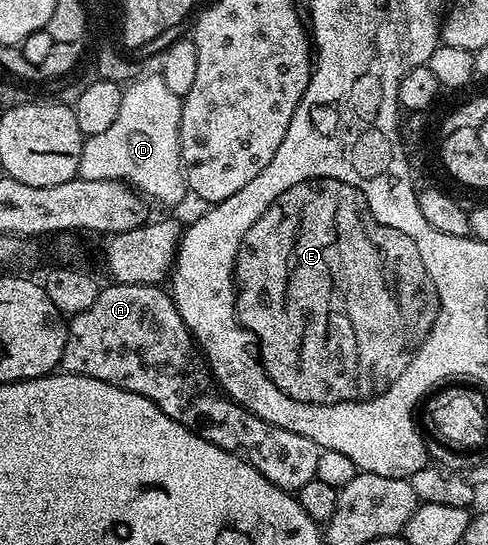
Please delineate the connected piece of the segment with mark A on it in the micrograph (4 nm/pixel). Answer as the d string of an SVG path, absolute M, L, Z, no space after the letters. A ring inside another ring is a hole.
M104 284L93 307L70 318L61 369L64 373L101 379L101 383L109 383L121 391L133 391L149 399L154 405L161 407L161 411L165 411L169 419L181 423L181 427L193 431L201 439L248 461L250 465L257 467L257 471L261 471L261 475L265 475L265 479L269 479L269 483L277 487L298 491L305 487L305 483L315 480L317 459L321 452L319 446L313 443L313 439L305 439L305 435L285 431L253 415L225 396L224 390L211 376L206 357L185 327L185 319L181 319L175 301L166 288L157 285Z

